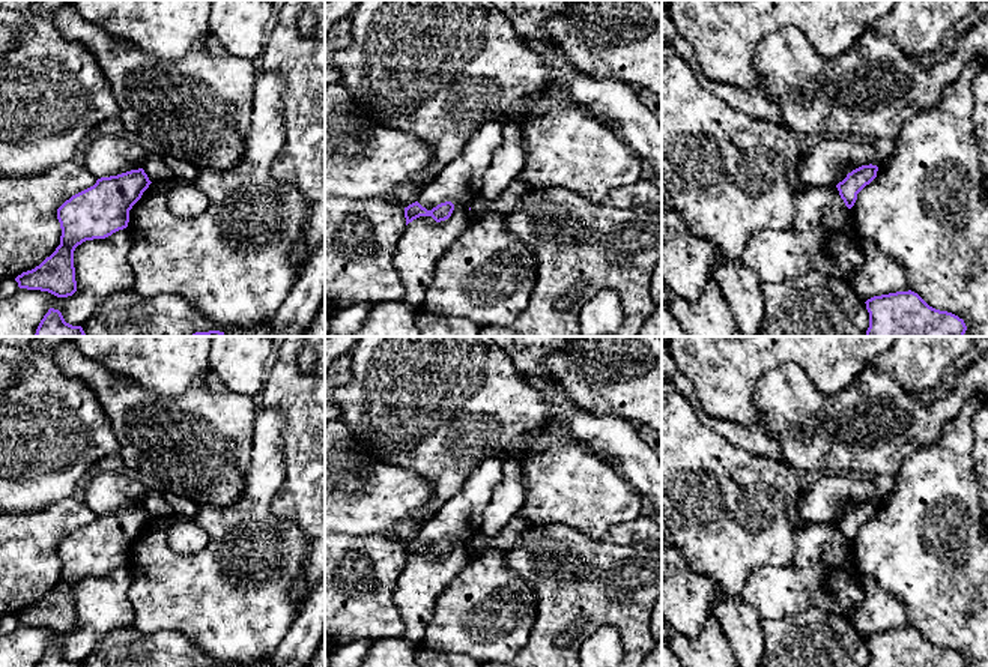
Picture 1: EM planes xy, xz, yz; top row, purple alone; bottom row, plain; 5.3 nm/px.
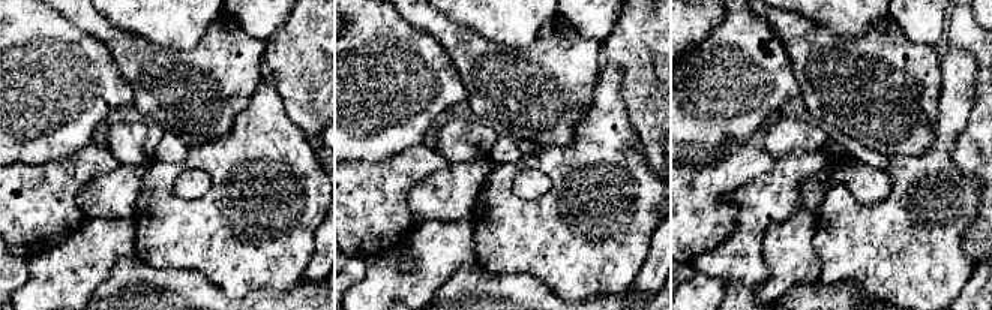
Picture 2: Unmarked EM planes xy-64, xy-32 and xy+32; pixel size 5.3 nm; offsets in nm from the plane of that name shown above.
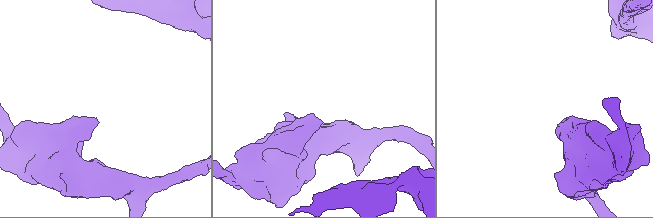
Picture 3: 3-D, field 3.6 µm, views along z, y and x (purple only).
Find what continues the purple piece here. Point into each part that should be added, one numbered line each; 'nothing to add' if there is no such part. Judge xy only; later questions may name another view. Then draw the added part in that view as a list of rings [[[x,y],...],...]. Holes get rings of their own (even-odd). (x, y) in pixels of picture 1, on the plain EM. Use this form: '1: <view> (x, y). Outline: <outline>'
nothing to add

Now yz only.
nothing to add

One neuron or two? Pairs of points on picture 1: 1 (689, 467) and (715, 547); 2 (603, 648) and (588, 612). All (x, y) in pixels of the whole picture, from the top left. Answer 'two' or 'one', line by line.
1: one
2: two

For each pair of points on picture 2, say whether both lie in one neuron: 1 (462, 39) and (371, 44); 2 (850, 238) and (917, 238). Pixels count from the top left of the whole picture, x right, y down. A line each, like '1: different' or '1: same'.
1: different
2: same

